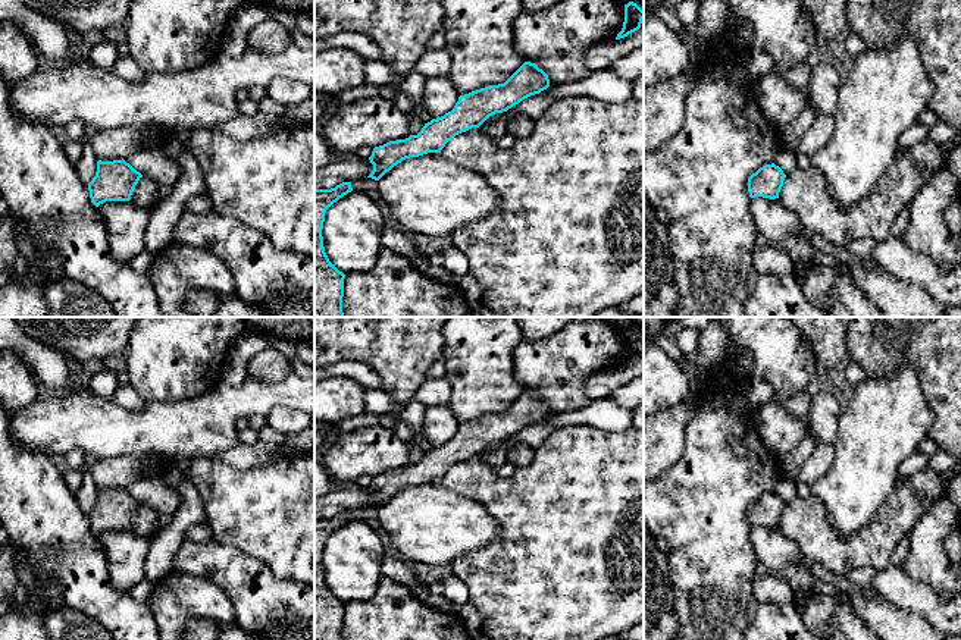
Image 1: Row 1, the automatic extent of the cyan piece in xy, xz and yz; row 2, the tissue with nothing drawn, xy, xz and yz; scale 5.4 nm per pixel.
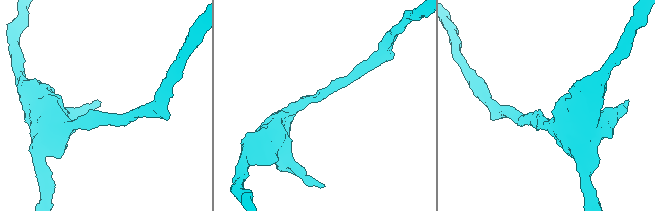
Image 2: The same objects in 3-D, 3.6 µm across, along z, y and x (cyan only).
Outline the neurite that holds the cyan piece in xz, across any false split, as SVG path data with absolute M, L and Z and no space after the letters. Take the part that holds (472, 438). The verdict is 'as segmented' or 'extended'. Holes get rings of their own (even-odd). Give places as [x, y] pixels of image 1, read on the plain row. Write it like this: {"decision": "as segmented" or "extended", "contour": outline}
{"decision": "as segmented", "contour": "M525 390L504 412L460 424L451 440L425 452L417 464L375 476L369 486L373 499L367 506L379 509L406 487L441 481L456 464L479 457L489 445L507 440L548 415L548 404L538 393Z"}

